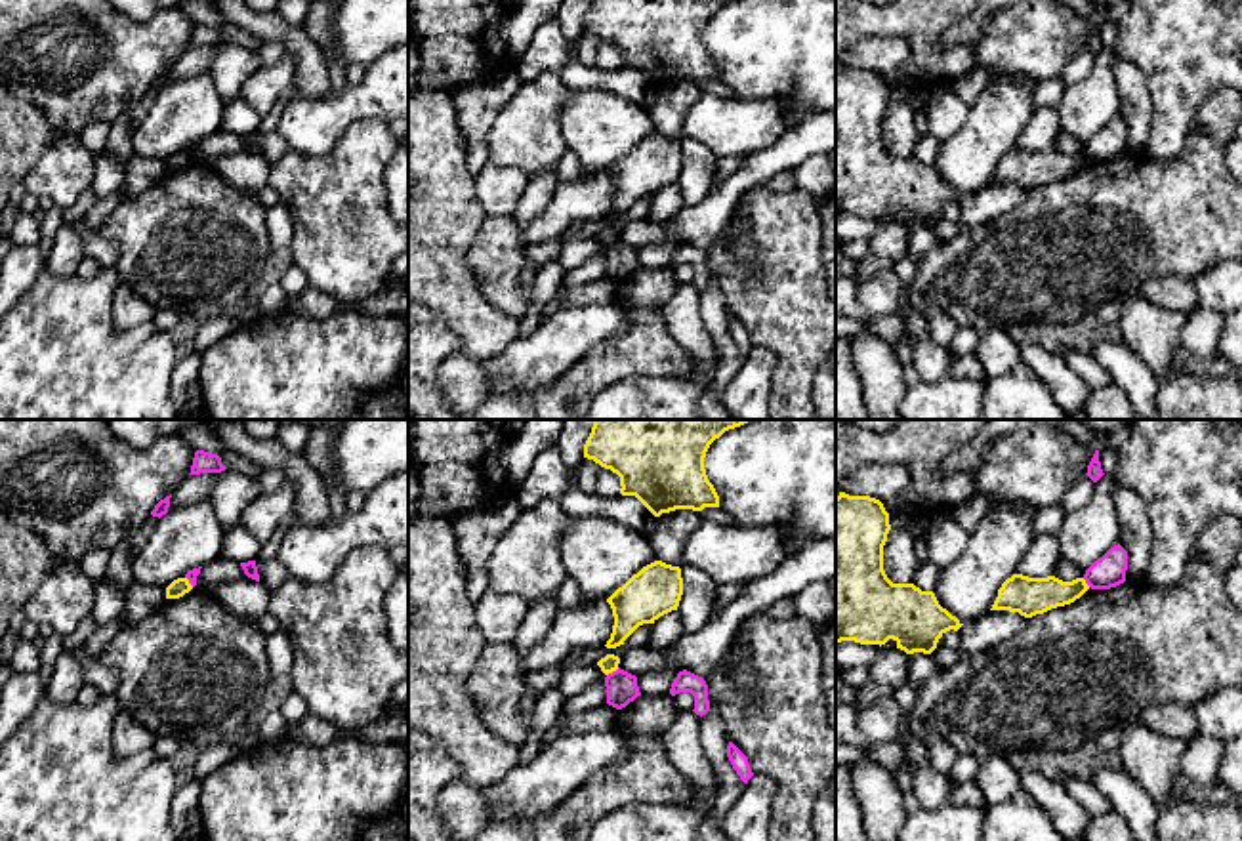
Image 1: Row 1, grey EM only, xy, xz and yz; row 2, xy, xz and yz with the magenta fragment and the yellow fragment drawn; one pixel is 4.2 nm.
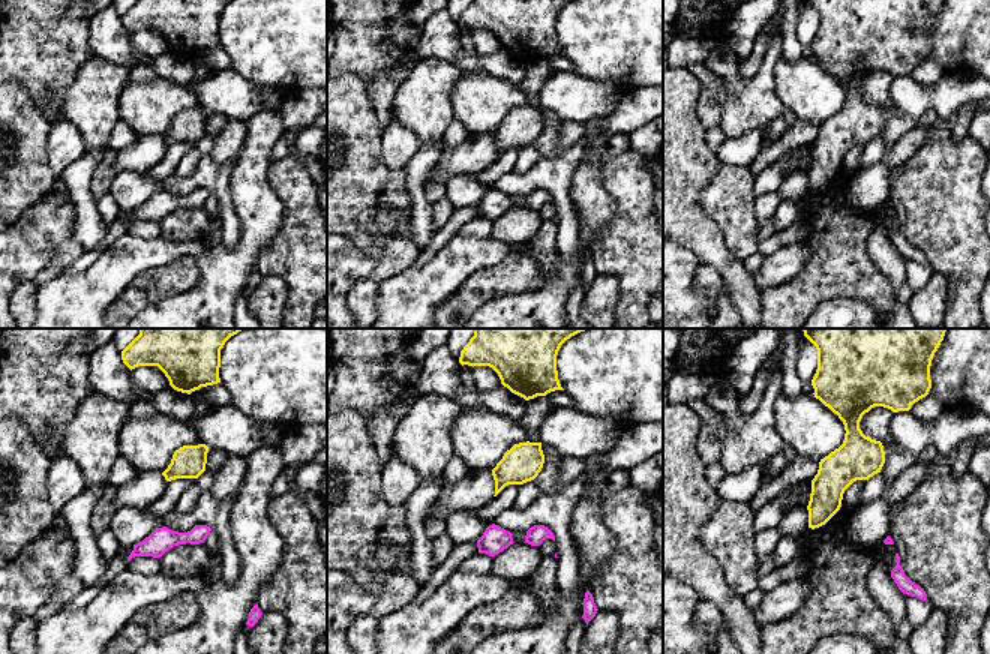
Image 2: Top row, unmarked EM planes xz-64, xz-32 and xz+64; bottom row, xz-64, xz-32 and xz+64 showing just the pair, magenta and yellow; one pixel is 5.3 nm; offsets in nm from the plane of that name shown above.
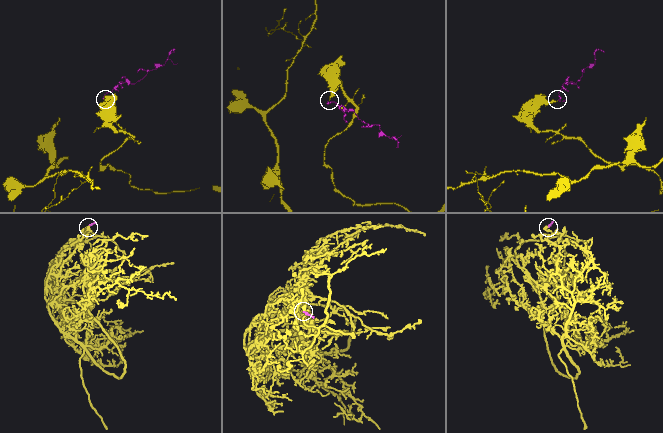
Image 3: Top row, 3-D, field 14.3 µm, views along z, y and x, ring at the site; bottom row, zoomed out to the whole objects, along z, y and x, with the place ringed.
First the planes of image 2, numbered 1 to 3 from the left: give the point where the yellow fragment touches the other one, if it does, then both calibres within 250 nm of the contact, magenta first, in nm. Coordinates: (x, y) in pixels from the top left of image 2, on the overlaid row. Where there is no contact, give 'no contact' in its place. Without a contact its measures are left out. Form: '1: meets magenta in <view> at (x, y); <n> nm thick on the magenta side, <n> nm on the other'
1: no contact
2: no contact
3: no contact

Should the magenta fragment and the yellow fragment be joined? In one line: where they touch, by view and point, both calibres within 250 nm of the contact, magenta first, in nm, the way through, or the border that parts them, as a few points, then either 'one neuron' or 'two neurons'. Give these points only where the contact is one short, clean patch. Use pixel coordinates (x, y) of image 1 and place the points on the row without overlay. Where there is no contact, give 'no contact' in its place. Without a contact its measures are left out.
contact xz (613, 245); calibres 130 and 70 nm; border xz (619, 241), (607, 248); two neurons

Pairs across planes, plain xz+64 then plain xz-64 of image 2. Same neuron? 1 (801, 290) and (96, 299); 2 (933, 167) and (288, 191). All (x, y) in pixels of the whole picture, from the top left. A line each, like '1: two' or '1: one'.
1: two
2: one

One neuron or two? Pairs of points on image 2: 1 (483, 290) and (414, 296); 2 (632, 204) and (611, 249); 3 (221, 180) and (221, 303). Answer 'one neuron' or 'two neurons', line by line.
1: two neurons
2: one neuron
3: two neurons

